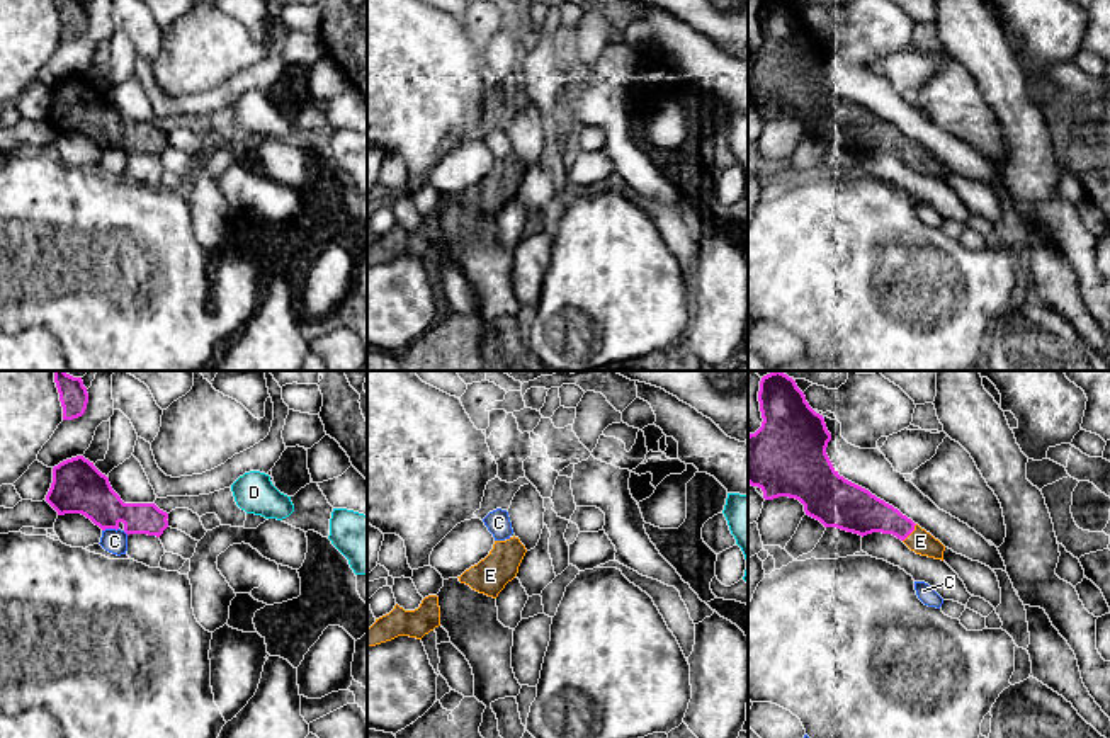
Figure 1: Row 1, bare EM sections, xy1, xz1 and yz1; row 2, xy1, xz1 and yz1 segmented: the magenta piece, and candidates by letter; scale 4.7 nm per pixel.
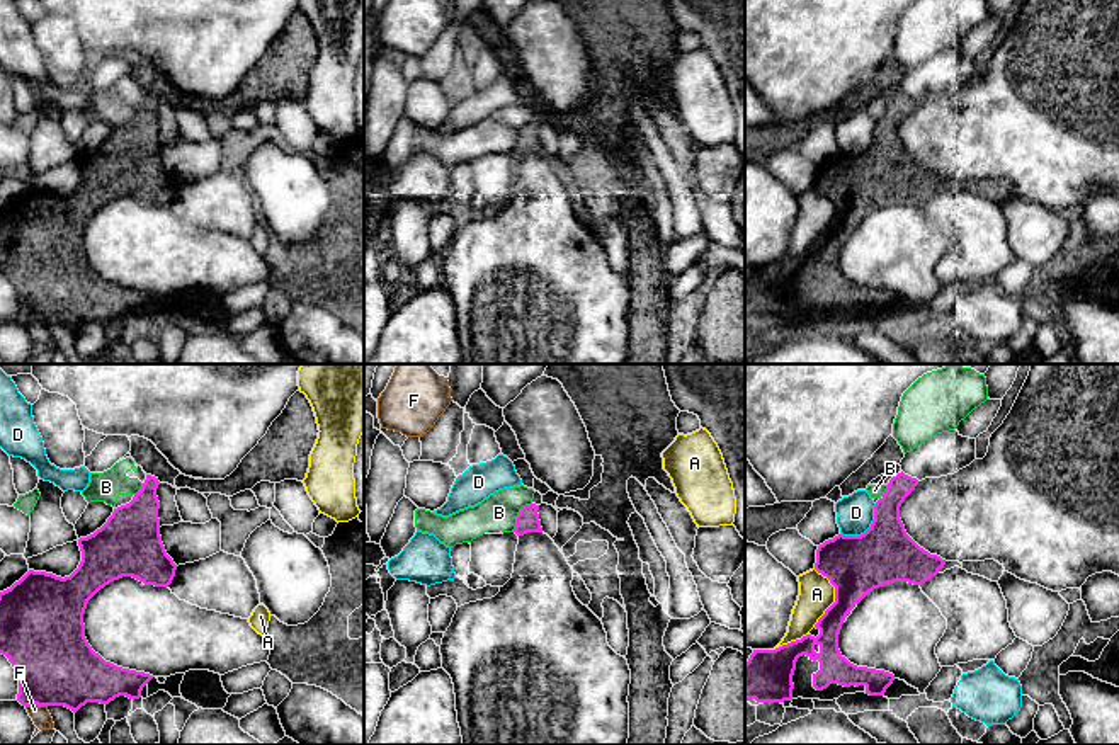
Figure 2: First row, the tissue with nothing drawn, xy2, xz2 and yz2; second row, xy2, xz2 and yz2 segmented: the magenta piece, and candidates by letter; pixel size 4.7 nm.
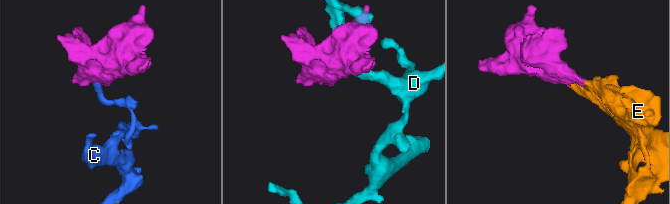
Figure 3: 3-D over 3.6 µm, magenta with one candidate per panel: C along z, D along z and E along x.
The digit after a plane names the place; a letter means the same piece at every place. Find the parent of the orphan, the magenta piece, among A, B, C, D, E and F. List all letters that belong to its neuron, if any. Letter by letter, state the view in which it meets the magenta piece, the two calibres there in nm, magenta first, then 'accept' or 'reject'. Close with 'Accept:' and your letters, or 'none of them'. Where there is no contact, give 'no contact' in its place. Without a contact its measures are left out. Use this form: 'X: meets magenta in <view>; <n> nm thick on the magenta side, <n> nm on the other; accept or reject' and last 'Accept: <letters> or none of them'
A: meets magenta in yz2; 280 nm thick on the magenta side, 170 nm on the other; reject
B: meets magenta in xz2; 110 nm thick on the magenta side, 180 nm on the other; reject
C: meets magenta in xy1; 240 nm thick on the magenta side, 110 nm on the other; reject
D: meets magenta in yz2; 280 nm thick on the magenta side, 180 nm on the other; reject
E: meets magenta in yz1; 200 nm thick on the magenta side, 120 nm on the other; accept
F: meets magenta in xy2; 380 nm thick on the magenta side, 90 nm on the other; reject
Accept: E

